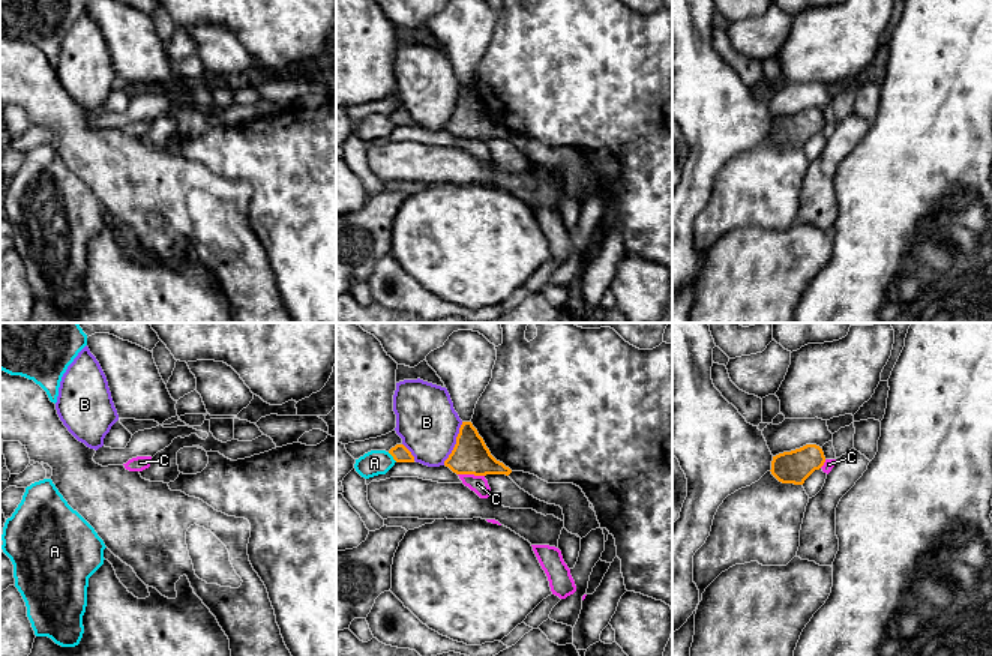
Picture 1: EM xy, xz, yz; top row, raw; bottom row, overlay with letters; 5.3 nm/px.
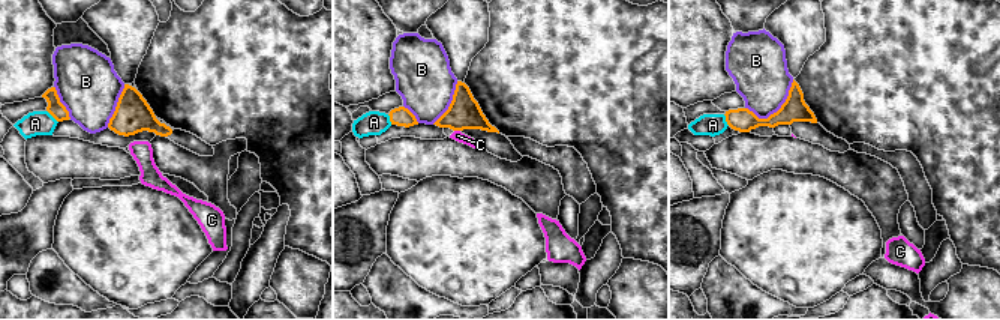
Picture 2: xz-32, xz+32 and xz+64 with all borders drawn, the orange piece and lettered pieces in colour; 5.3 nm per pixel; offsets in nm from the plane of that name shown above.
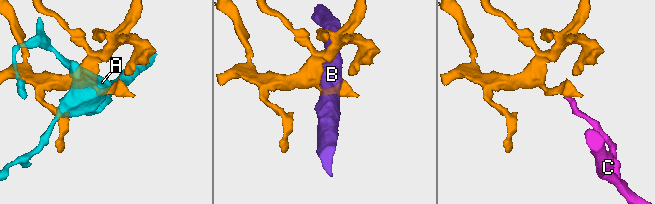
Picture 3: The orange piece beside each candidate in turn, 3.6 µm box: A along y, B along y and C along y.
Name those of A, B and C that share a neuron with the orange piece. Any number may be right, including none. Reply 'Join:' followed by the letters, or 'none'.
Join: none

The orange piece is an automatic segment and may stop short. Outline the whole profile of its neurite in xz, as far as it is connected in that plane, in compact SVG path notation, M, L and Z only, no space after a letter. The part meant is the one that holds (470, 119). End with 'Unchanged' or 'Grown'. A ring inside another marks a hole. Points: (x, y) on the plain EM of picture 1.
M462 86L456 101L456 108L449 122L444 125L444 129L456 138L509 140L512 137L509 131L491 119L483 102L479 99L471 86Z. Unchanged

